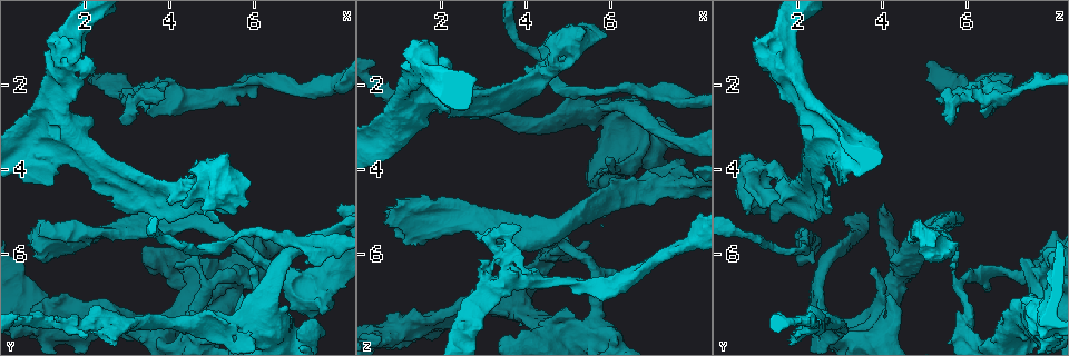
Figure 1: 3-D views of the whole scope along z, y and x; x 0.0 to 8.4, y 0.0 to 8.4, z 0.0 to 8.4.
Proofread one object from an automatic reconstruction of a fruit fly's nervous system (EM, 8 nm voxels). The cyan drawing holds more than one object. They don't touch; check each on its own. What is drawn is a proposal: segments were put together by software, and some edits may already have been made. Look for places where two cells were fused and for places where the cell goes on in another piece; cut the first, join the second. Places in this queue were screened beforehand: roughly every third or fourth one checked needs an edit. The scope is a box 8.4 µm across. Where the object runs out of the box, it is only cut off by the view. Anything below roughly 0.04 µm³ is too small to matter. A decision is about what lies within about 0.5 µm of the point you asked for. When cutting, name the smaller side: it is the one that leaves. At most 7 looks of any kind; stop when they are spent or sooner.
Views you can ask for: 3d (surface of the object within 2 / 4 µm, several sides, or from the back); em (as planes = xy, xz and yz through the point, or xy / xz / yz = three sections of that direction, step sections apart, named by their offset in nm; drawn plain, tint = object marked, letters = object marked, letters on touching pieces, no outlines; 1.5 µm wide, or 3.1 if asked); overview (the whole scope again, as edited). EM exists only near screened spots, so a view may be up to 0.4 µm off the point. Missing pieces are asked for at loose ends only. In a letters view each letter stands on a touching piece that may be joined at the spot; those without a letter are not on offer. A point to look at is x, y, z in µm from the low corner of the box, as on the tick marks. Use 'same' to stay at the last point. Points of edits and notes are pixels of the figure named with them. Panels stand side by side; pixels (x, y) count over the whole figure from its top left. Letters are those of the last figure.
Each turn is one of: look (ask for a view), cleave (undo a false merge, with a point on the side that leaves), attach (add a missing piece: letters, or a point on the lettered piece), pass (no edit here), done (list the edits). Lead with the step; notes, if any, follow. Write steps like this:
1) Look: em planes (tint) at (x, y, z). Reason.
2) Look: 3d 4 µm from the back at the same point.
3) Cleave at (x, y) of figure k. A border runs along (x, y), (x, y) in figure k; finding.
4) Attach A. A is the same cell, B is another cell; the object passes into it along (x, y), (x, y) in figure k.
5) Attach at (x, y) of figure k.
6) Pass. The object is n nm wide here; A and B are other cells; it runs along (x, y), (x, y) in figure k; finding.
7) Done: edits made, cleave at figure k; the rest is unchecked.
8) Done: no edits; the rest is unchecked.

Look: em planes (letters) at (2.15, 1.40, 1.70). An open end.

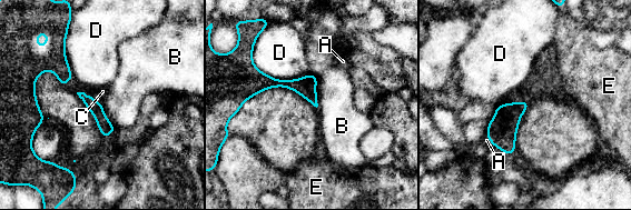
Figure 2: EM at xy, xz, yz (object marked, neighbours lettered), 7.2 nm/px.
Pass. A, B, C, D and E are other cells; a border runs along (316, 93), (317, 101) in figure 2; none of them fits.

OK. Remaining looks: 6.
Look: em xz step 4 (letters) at (1.35, 6.05, 5.65). Stops while still wide.

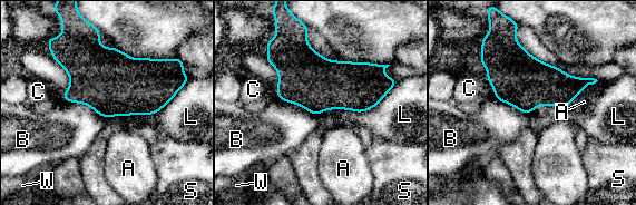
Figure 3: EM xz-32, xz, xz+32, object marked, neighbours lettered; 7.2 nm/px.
Look: em planes (letters) at the same point.

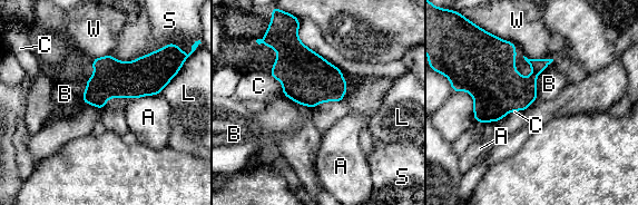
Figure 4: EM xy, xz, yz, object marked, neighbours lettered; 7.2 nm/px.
Pass. The longest contact is with L, 320 nm; A, B, C, L, S and W are other cells; a border runs along (327, 62), (342, 72), (343, 100) in figure 4; no lettered piece goes on from it.

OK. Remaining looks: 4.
Look: em xy step 4 (tint) at (5.85, 7.75, 2.60). Sudden change in width.

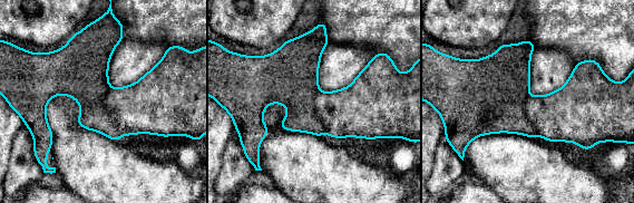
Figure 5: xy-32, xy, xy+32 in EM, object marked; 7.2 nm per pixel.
Look: em planes (letters) at the same point.

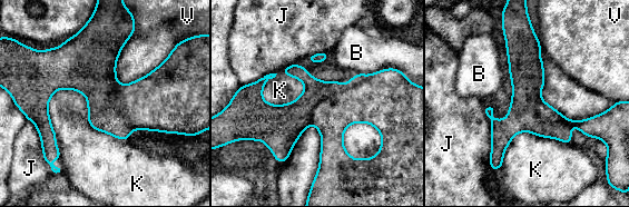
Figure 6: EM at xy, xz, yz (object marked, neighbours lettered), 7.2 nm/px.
Cleave at (522, 116) of figure 6. B, J, K and V are other cells; the part that leaves runs along (517, 25), (522, 115), (499, 154) in figure 6; a second cell is stuck on.

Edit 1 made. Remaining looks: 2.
Done: edits made, cleave at figure 6; the rest is unchecked.

